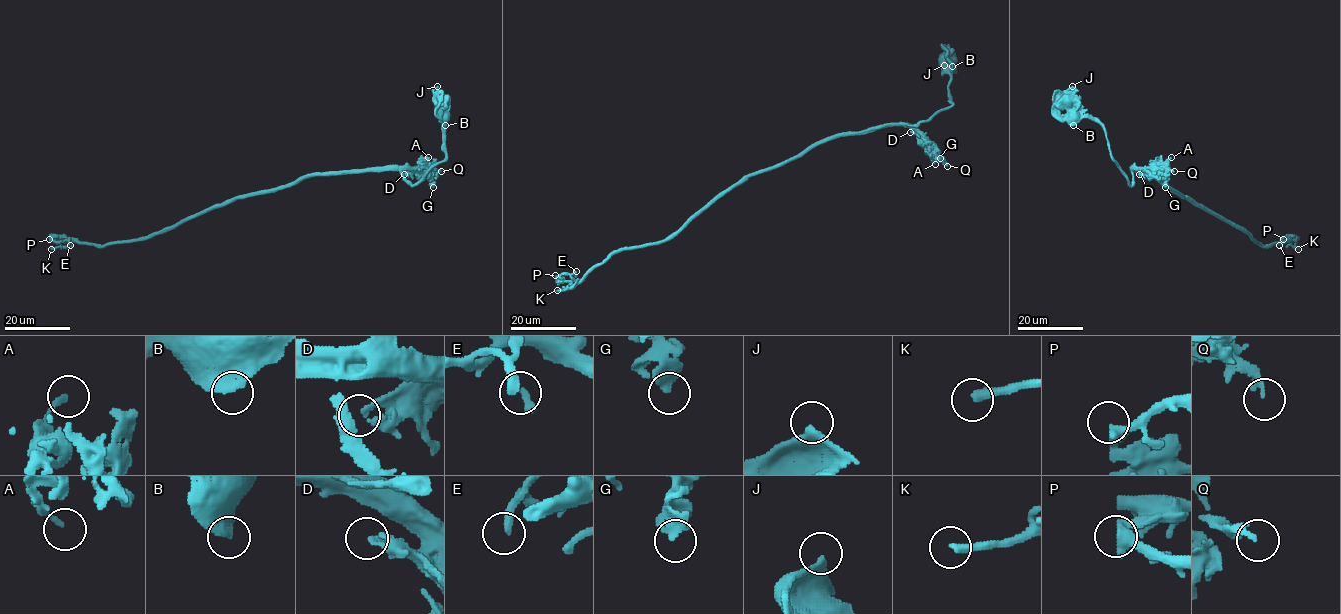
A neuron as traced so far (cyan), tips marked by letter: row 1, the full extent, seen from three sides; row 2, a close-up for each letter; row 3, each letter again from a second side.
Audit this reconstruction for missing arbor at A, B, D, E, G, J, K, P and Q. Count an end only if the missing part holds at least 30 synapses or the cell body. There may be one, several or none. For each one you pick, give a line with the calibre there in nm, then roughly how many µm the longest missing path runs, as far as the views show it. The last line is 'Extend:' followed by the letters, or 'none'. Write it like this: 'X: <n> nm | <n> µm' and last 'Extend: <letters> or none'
K: 320 nm | 25 µm
Extend: K

